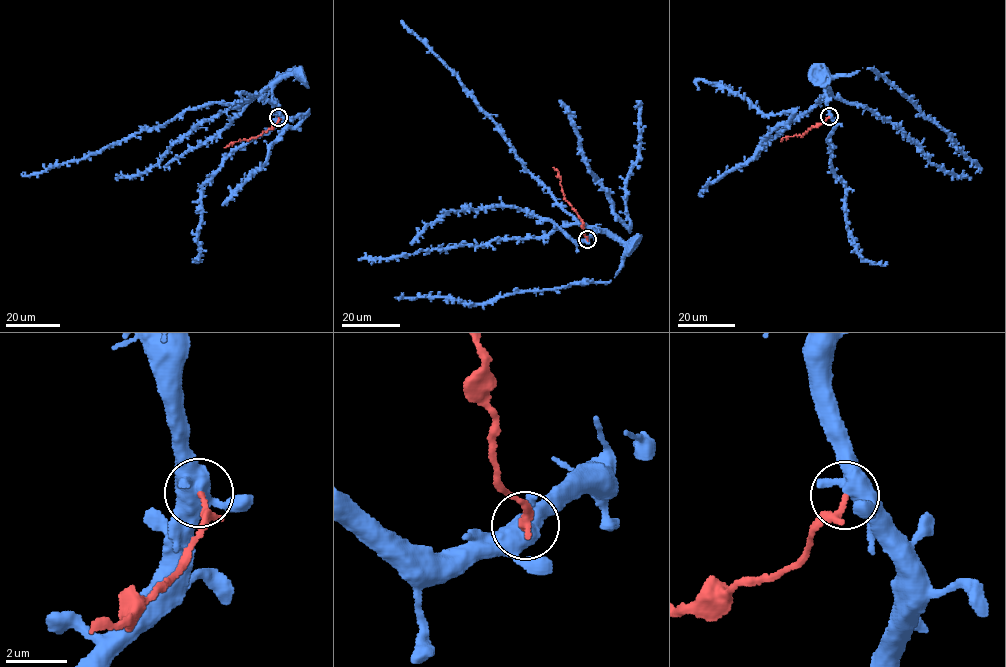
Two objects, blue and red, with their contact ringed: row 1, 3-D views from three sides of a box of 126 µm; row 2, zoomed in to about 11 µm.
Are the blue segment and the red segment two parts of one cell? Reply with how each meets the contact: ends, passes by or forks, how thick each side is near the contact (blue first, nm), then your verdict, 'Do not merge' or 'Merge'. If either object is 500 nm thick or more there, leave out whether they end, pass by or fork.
At the ring blue forks. At the ring red ends. Thickness 440 nm (blue) against 220 nm. Do not merge

